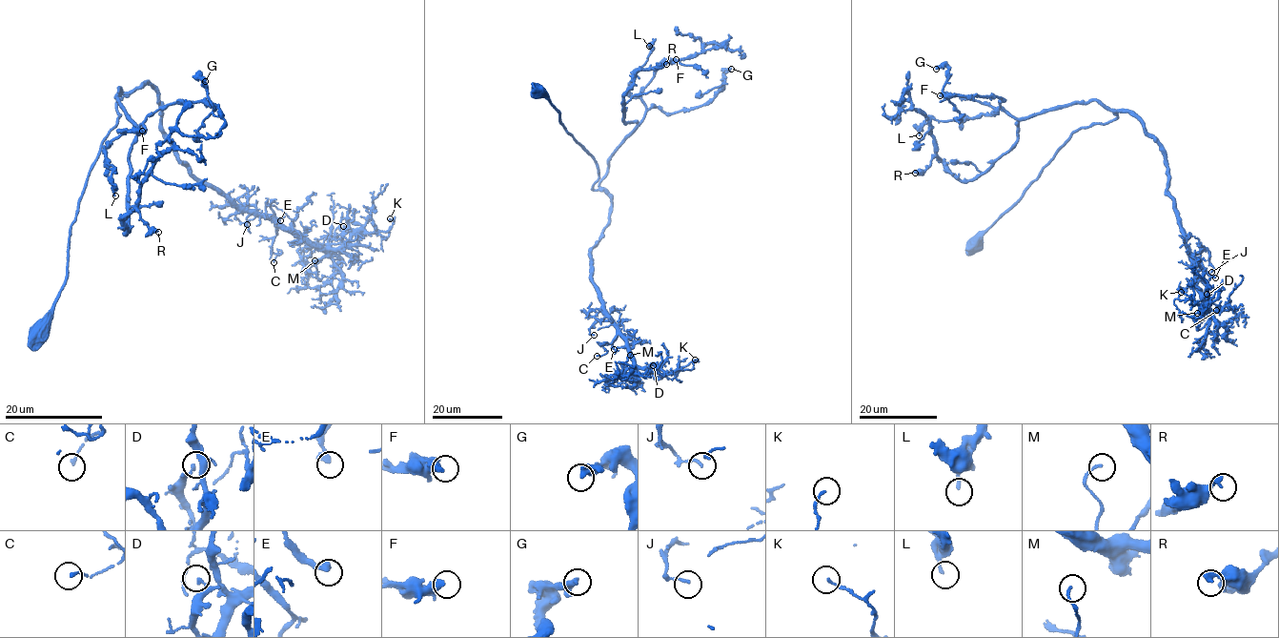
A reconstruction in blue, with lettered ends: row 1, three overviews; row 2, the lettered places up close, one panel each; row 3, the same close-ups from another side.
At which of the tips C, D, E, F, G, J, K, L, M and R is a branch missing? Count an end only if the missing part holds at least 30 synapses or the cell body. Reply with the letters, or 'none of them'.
none of them

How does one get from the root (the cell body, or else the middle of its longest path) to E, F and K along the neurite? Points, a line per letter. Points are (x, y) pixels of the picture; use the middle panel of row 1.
E: (540, 91), (596, 163), (592, 189), (611, 198), (608, 222), (589, 253), (594, 283), (618, 326), (614, 349)
F: (540, 91), (596, 163), (593, 189), (598, 190), (609, 156), (643, 117), (642, 90), (659, 64), (676, 59)
K: (540, 91), (596, 163), (592, 189), (611, 198), (591, 275), (636, 363), (667, 374), (695, 360)

